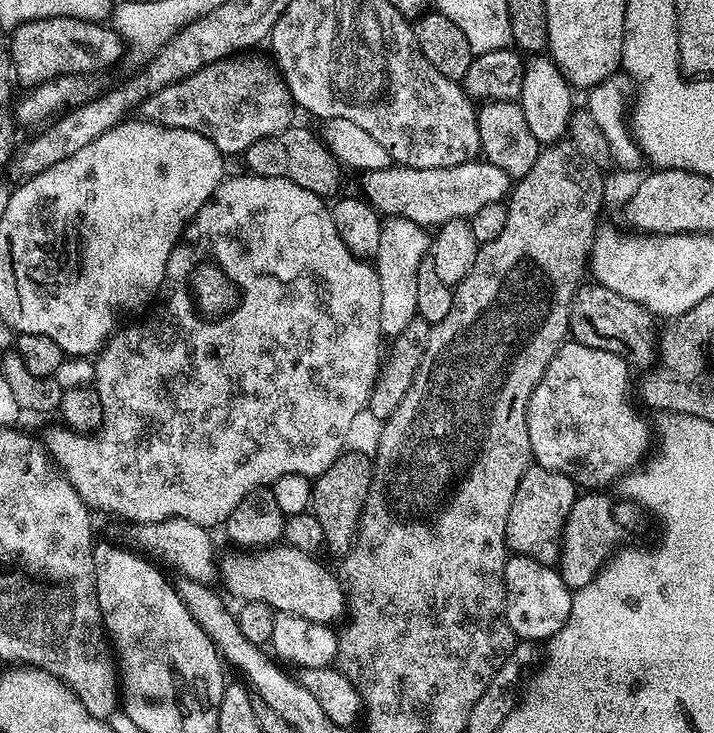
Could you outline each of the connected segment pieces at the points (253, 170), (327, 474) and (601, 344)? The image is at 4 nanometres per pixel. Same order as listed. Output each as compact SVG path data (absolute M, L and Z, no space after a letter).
M293 126L282 130L277 136L262 138L243 152L242 160L251 175L286 178L294 182L294 186L302 186L302 190L310 190L316 196L332 198L341 191L340 161L329 151L323 139L308 128Z
M345 450L322 475L315 477L310 508L318 522L322 522L322 534L327 547L334 548L338 554L347 552L356 543L360 516L364 513L373 475L374 460L369 453L367 456L364 452Z
M590 282L581 285L571 302L569 335L580 345L618 353L625 361L636 369L649 369L658 354L658 328L656 332L655 317L645 310L641 304L632 302L622 294L617 294L609 287Z

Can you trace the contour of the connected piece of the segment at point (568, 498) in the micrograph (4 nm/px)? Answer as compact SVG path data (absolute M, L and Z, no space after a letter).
M530 466L514 490L510 514L506 514L506 542L515 555L529 556L543 564L560 563L560 548L564 545L564 527L578 495L578 486L564 474Z

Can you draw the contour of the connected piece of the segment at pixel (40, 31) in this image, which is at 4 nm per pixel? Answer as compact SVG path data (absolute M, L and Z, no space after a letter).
M46 18L26 22L22 26L11 29L10 36L10 63L14 69L15 79L21 80L24 86L41 84L43 80L53 80L55 76L83 76L85 74L97 74L103 68L116 64L124 56L126 41L124 37L116 33L111 26L92 24L86 21L78 21L74 18Z

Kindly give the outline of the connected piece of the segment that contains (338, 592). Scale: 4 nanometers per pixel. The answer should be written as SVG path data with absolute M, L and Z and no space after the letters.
M273 546L261 551L259 554L236 554L228 561L223 561L222 578L229 590L237 596L237 601L253 600L254 602L266 602L278 614L287 614L306 618L310 622L318 622L329 626L335 625L335 620L345 619L346 593L341 577L335 571L332 572L313 553L303 552L297 548L287 546Z

